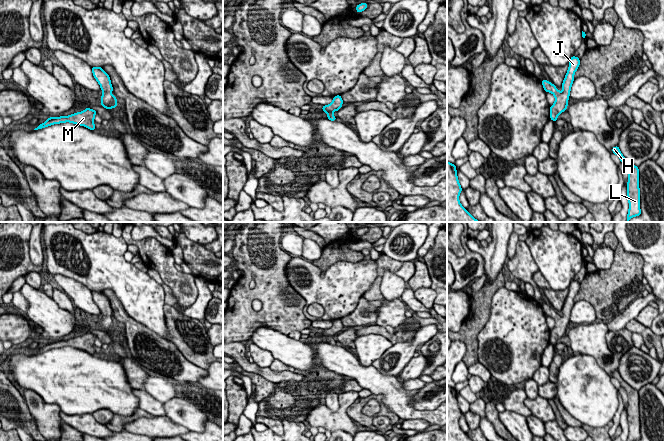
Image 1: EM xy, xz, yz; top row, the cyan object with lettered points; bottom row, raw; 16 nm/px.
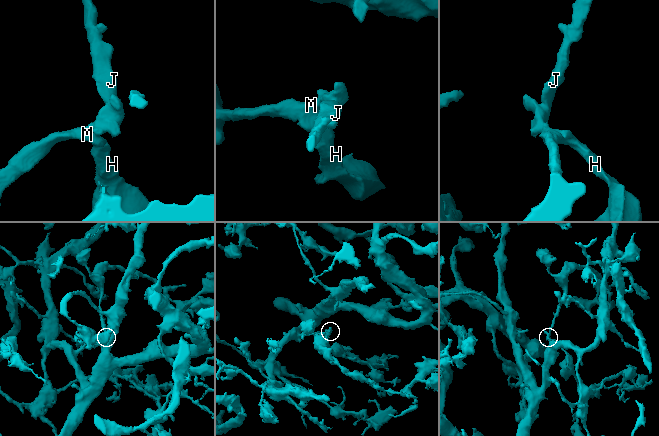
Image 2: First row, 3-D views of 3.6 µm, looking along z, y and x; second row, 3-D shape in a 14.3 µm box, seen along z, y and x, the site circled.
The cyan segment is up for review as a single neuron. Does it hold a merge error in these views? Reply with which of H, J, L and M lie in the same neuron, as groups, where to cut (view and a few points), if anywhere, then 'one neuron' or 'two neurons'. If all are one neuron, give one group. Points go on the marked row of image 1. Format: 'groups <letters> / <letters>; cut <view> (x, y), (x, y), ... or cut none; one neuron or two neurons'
groups H J L M; cut none; one neuron

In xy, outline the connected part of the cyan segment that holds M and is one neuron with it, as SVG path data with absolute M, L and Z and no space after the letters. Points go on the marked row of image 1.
M86 108L82 112L74 113L69 116L49 117L47 121L45 121L43 124L38 125L38 127L35 128L34 130L42 129L53 124L70 122L73 124L85 126L88 129L94 131L95 130L94 118L96 113L97 112L95 110Z

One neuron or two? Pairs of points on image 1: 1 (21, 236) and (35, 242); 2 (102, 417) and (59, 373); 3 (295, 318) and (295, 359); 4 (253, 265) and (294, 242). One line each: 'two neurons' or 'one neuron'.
1: two neurons
2: two neurons
3: two neurons
4: two neurons

